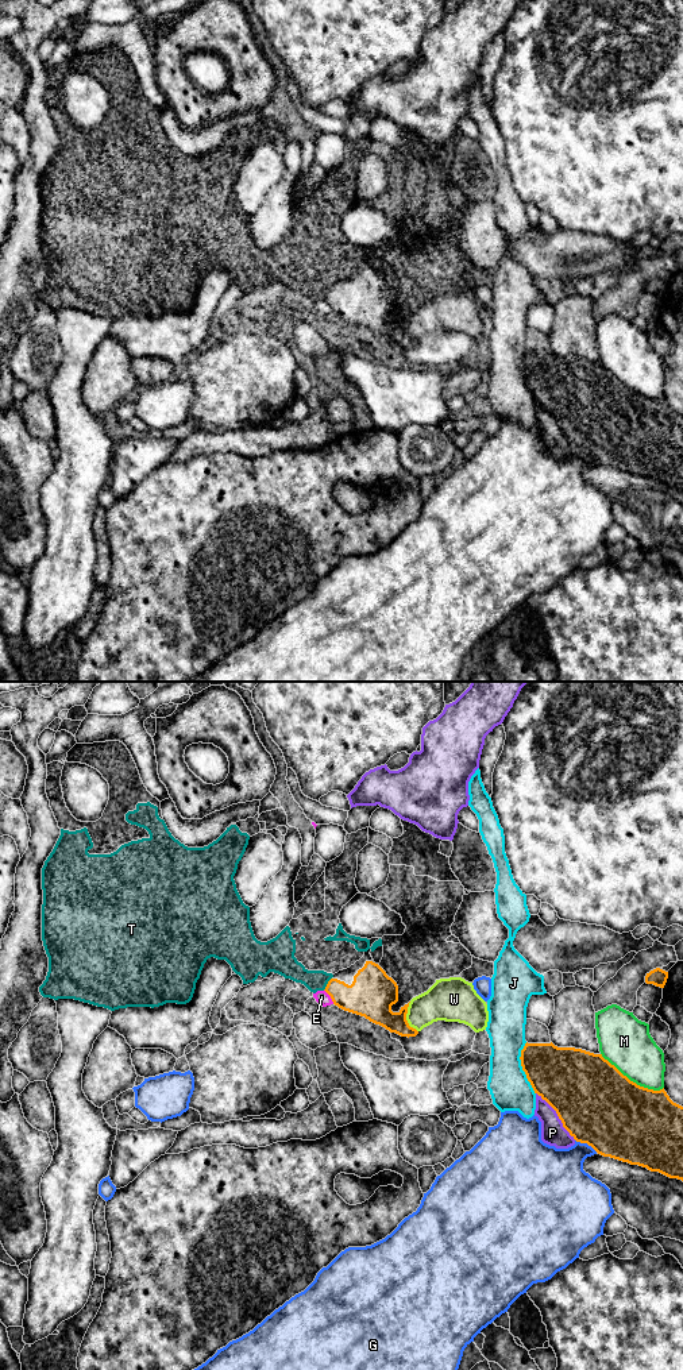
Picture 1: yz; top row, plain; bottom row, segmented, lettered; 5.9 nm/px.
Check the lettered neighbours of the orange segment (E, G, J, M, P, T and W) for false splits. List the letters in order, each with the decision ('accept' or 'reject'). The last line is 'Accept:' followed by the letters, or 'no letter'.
E: reject
G: reject
J: reject
M: reject
P: reject
T: accept
W: reject
Accept: T

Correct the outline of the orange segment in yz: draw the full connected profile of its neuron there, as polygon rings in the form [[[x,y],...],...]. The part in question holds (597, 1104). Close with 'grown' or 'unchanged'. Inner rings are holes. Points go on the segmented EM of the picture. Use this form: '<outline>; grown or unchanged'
[[[525,1043],[521,1066],[535,1093],[557,1114],[563,1127],[580,1143],[587,1143],[598,1154],[630,1165],[659,1172],[683,1181],[683,1107],[674,1103],[663,1089],[653,1091],[637,1085],[602,1057],[575,1047],[557,1047],[551,1043]]]; unchanged

